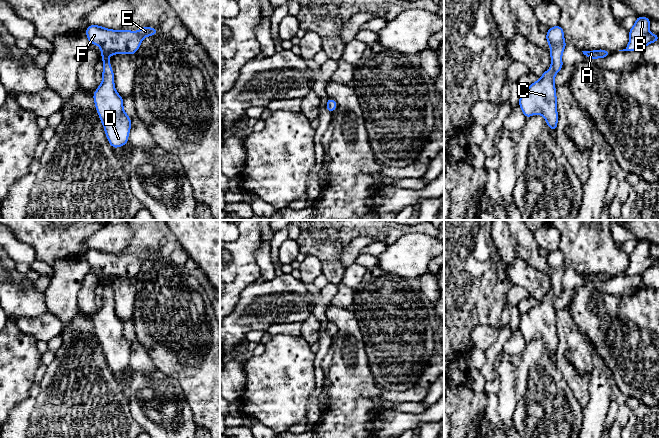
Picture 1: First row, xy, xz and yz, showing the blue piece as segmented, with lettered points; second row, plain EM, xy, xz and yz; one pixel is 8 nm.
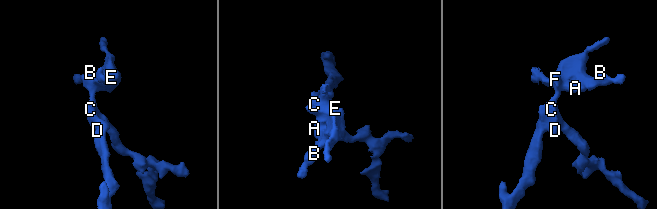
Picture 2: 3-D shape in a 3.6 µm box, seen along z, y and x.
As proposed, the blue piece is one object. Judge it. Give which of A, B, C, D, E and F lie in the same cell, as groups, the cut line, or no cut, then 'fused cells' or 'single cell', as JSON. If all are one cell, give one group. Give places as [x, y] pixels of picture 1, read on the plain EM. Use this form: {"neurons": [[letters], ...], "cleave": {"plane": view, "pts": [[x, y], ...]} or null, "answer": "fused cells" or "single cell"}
{"neurons": [["A", "B", "C", "D", "E", "F"]], "cleave": null, "answer": "single cell"}

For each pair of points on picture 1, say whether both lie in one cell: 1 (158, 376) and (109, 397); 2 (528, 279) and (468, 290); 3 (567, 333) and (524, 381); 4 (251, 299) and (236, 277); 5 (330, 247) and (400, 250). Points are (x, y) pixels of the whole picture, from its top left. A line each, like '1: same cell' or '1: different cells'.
1: different cells
2: different cells
3: different cells
4: different cells
5: different cells

